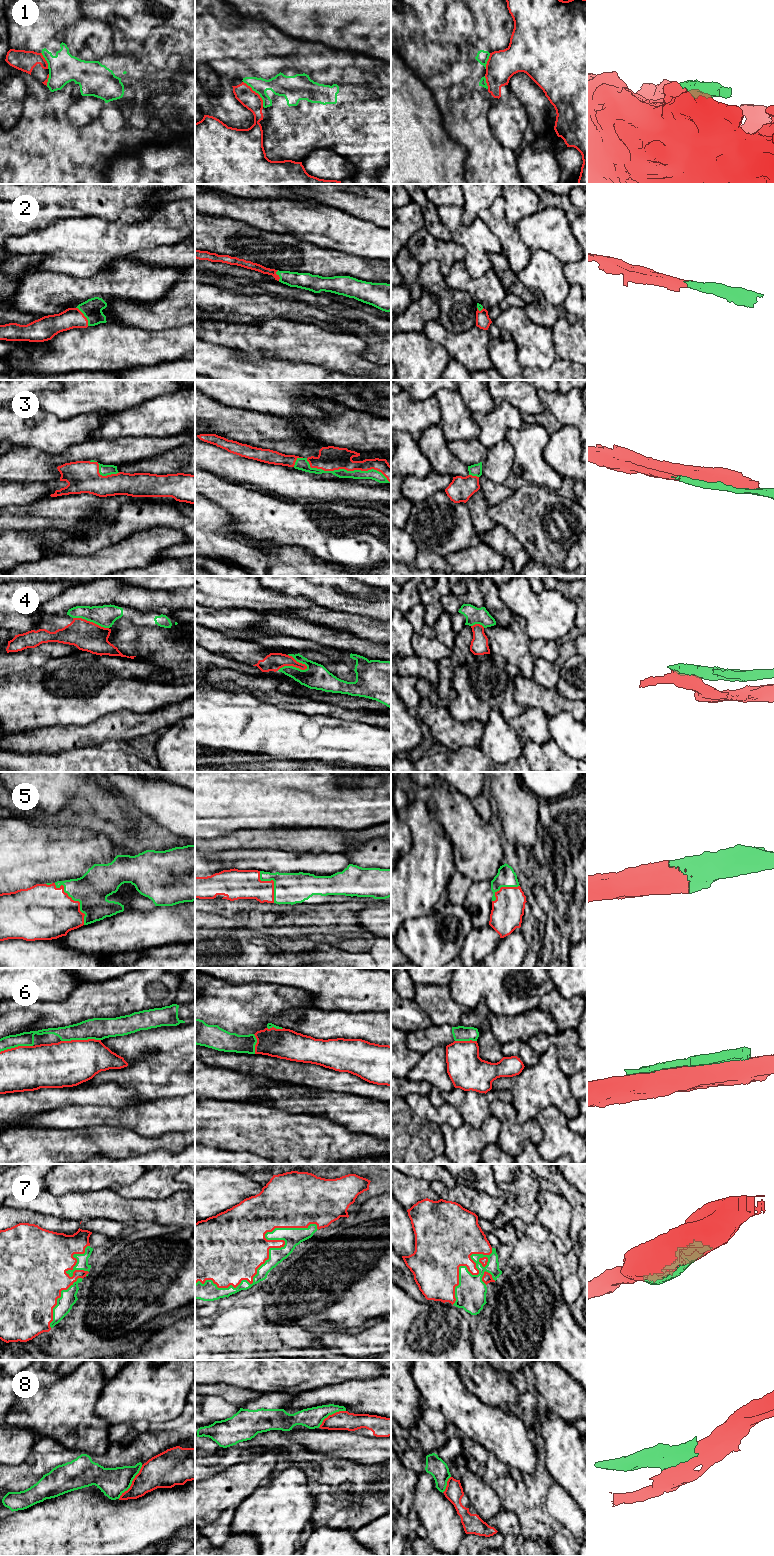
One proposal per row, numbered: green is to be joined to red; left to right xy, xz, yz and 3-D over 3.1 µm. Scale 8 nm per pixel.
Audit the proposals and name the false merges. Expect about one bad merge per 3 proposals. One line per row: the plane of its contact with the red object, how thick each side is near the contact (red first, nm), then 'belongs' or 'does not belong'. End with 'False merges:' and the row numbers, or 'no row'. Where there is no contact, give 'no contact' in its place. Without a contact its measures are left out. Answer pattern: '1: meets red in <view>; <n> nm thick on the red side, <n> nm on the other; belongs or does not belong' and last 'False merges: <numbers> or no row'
1: meets red in xz; 150 nm thick on the red side, 170 nm on the other; does not belong
2: meets red in xy; 160 nm thick on the red side, 160 nm on the other; belongs
3: meets red in xz; 200 nm thick on the red side, 80 nm on the other; belongs
4: meets red in xz; 140 nm thick on the red side, 200 nm on the other; does not belong
5: meets red in xy; 440 nm thick on the red side, 280 nm on the other; belongs
6: meets red in xy; 360 nm thick on the red side, 180 nm on the other; does not belong
7: meets red in xz; 440 nm thick on the red side, 140 nm on the other; belongs
8: meets red in xy; 280 nm thick on the red side, 220 nm on the other; does not belong
False merges: 1, 4, 6, 8

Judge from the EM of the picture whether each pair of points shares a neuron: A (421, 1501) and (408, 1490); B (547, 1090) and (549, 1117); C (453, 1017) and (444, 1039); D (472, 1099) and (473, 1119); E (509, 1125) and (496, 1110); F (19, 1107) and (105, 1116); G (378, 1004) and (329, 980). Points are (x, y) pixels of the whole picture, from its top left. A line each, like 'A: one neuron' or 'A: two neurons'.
A: two neurons
B: two neurons
C: two neurons
D: one neuron
E: one neuron
F: two neurons
G: one neuron

